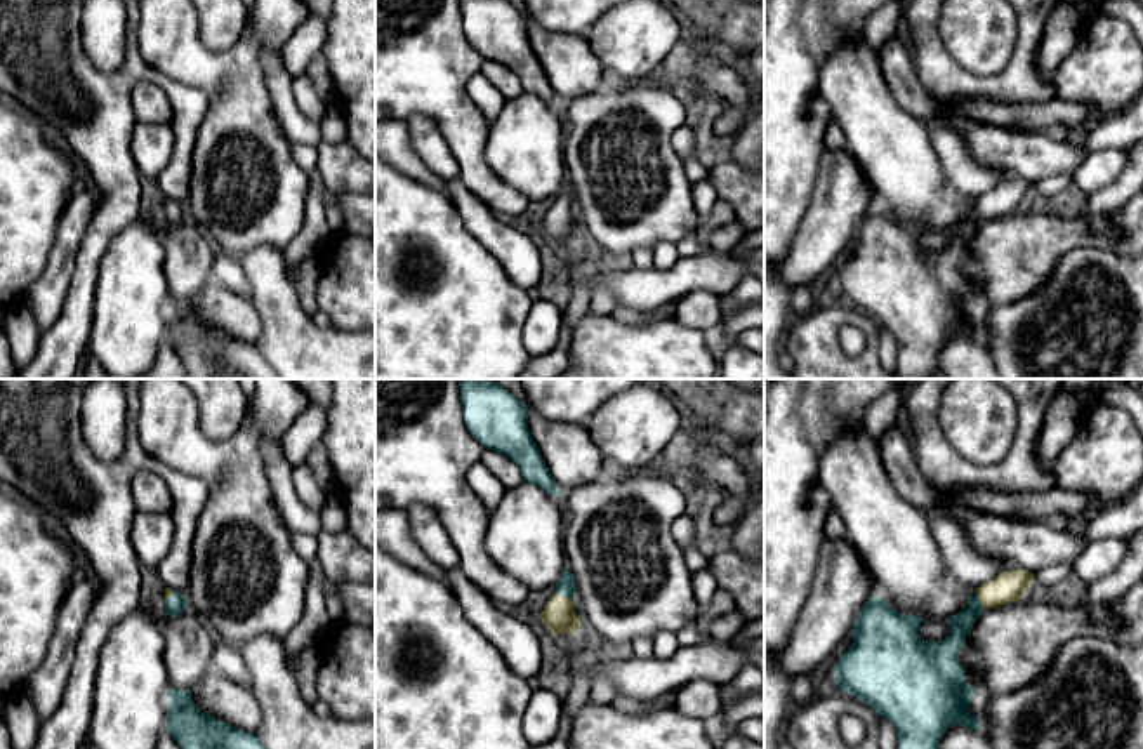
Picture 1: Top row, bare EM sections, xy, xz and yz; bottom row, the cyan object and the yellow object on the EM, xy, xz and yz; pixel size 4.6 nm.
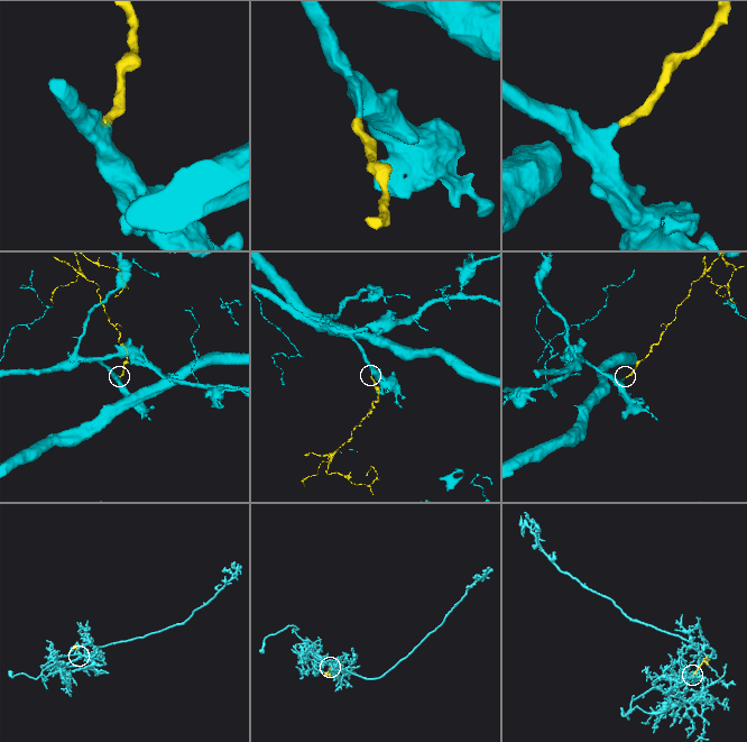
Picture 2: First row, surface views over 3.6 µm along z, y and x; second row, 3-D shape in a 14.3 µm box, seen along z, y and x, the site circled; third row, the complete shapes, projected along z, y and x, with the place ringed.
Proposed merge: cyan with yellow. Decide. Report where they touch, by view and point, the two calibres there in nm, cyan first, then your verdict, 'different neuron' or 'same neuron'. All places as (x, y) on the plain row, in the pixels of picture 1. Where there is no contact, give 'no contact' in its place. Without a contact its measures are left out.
xz (563, 205) | 80/150 nm | same neuron

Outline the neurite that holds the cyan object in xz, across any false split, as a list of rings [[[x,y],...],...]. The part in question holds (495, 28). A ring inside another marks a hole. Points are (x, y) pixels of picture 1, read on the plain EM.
[[[460,0],[460,10],[466,38],[485,59],[516,73],[525,92],[561,108],[532,49],[528,16],[507,0]]]

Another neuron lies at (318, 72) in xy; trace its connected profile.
[[[316,56],[309,63],[304,75],[311,80],[314,90],[318,92],[318,96],[323,101],[334,99],[335,87],[334,87],[334,80],[332,80],[330,70],[328,70],[328,63],[323,56]]]

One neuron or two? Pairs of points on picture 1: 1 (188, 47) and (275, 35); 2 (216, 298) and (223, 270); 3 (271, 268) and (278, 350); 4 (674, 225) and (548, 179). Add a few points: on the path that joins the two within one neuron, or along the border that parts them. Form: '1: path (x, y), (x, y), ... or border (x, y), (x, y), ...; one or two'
1: path (209, 59), (237, 59), (254, 42); one
2: border (214, 275), (231, 291), (251, 299); two
3: path (271, 289), (278, 303), (278, 329); one
4: border (565, 136), (563, 164), (567, 178); two

